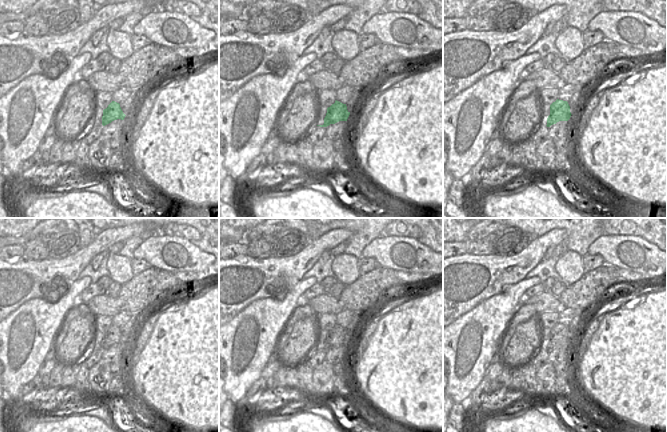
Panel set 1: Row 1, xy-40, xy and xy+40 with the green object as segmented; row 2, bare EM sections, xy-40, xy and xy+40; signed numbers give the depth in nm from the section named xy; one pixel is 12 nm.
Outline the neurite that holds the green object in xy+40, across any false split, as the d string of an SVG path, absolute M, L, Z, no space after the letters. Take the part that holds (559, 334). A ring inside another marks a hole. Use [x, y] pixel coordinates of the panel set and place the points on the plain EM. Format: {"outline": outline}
{"outline": "M557 323L550 329L550 339L547 342L547 351L559 345L568 345L571 341L570 330L567 325Z"}

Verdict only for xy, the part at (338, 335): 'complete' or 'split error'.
complete

